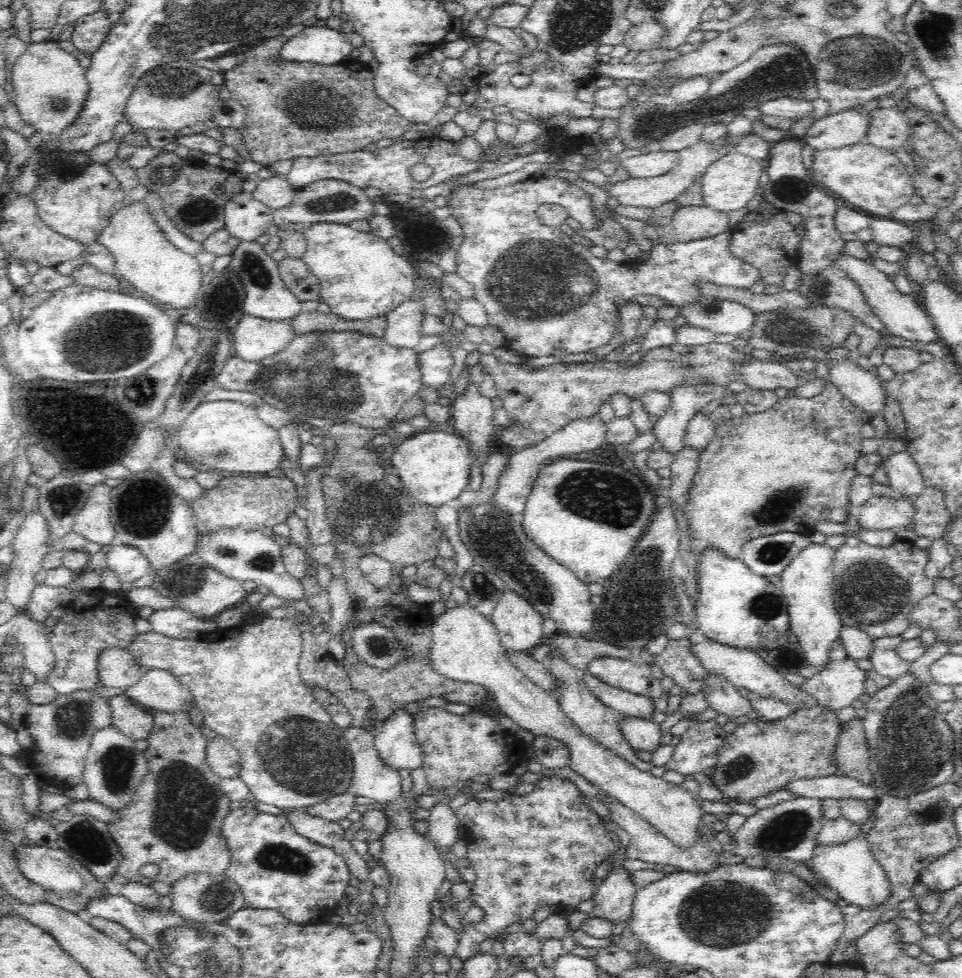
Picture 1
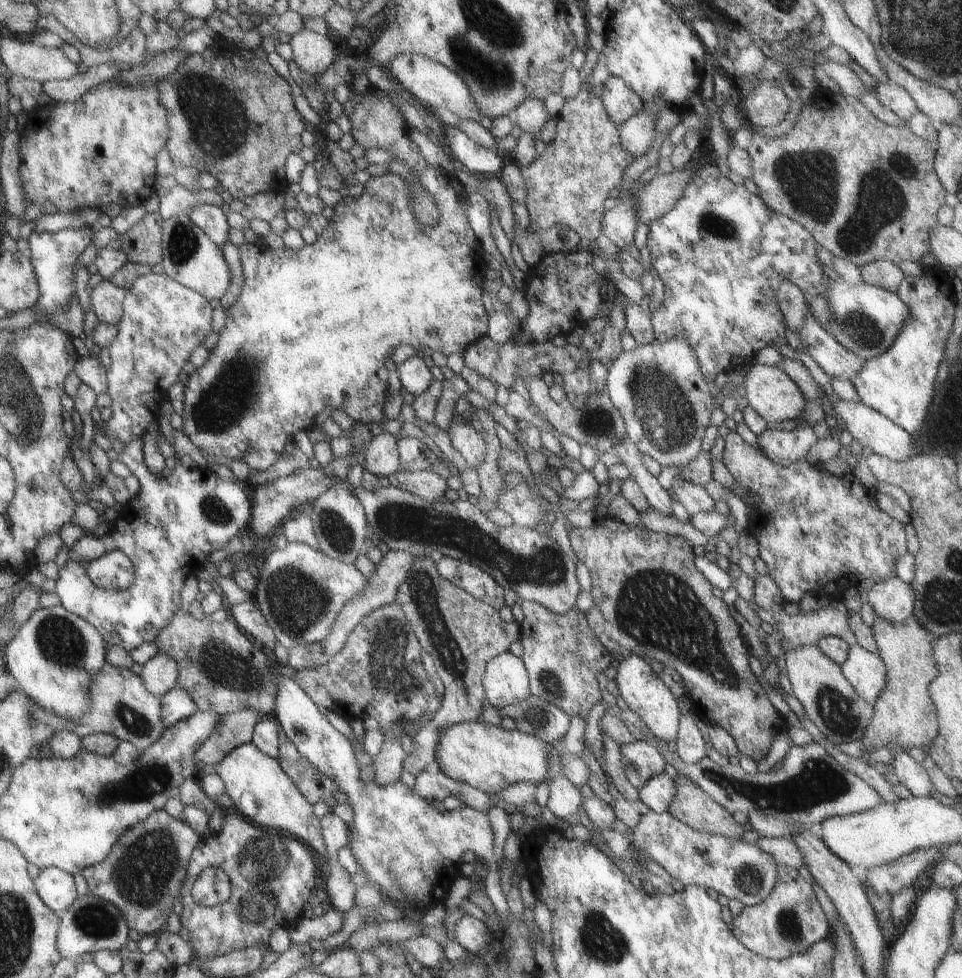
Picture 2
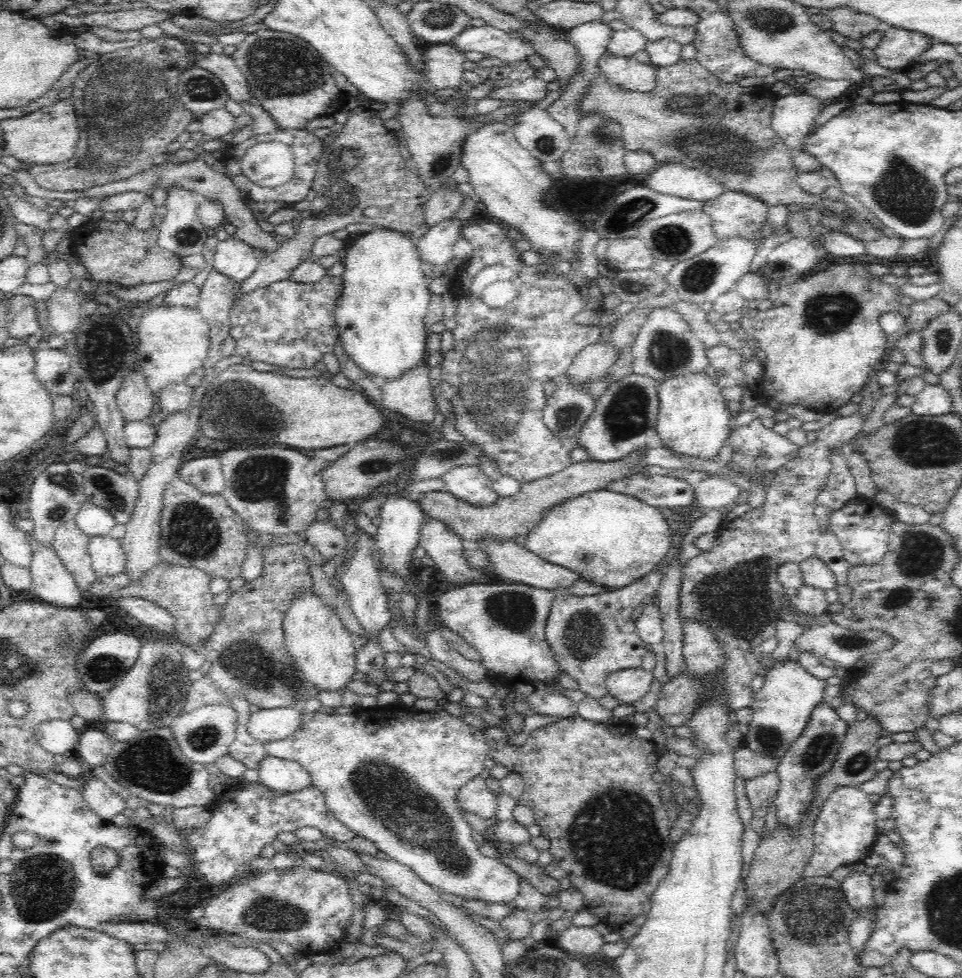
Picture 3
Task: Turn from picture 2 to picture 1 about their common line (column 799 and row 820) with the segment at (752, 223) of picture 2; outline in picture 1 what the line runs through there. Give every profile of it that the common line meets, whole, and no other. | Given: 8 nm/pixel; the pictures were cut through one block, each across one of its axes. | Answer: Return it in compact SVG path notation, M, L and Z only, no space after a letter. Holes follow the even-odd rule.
M240 808L224 820L222 836L230 846L232 860L226 876L240 886L252 910L278 910L292 924L304 926L348 896L350 868L346 860L334 848L304 838L286 816Z

